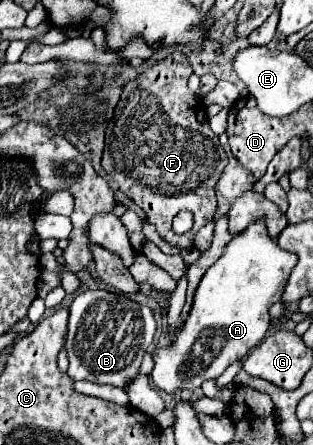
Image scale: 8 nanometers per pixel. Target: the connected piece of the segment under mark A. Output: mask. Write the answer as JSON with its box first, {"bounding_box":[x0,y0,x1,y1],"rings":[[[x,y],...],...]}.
{"bounding_box":[151,222,297,394],"rings":[[[255,222],[233,238],[223,256],[201,278],[187,320],[177,328],[169,346],[153,350],[151,380],[167,394],[197,390],[205,380],[215,380],[235,360],[245,358],[269,330],[269,308],[281,300],[285,282],[297,256],[281,250],[269,238],[265,224]]]}

